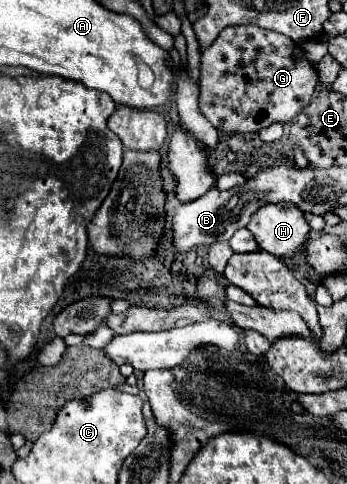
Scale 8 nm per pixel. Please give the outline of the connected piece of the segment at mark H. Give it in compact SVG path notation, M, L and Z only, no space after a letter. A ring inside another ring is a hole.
M287 202L257 210L251 216L247 230L253 234L261 250L275 256L295 256L311 232L303 212Z

